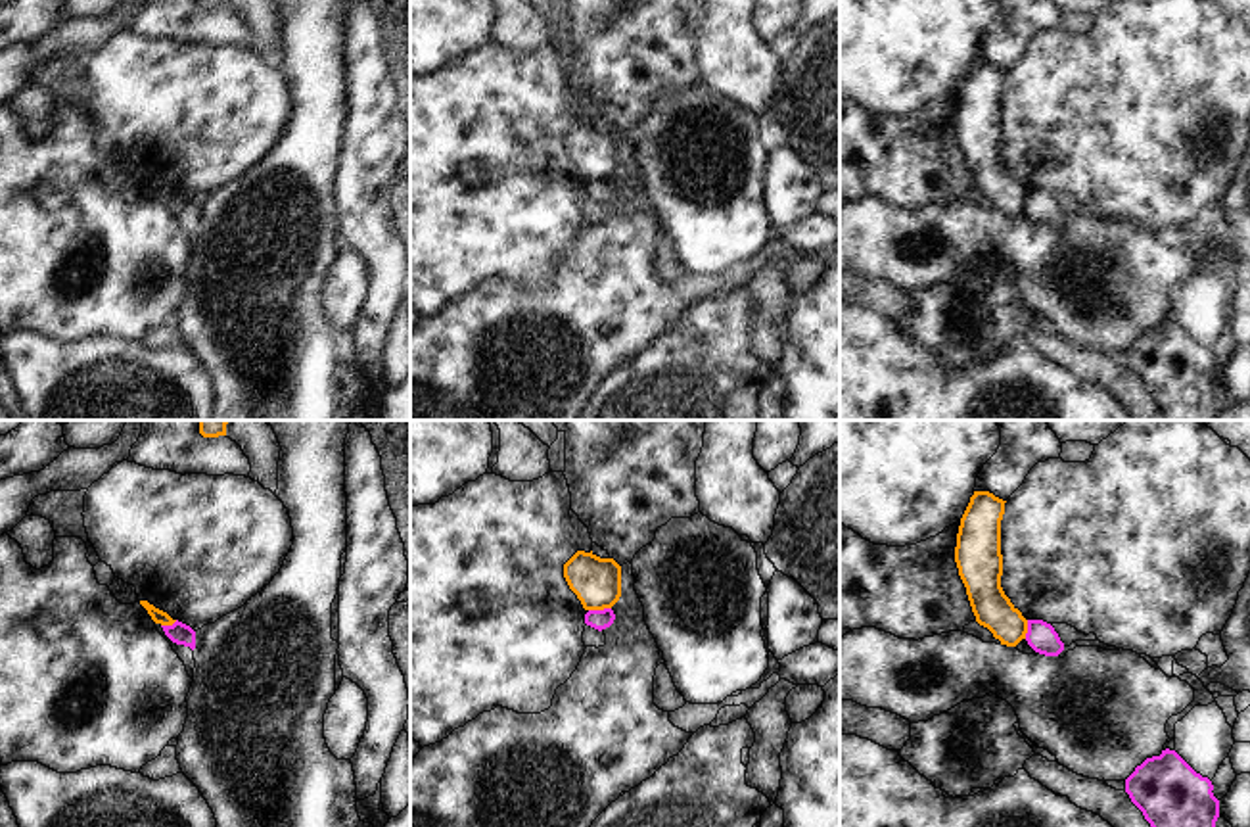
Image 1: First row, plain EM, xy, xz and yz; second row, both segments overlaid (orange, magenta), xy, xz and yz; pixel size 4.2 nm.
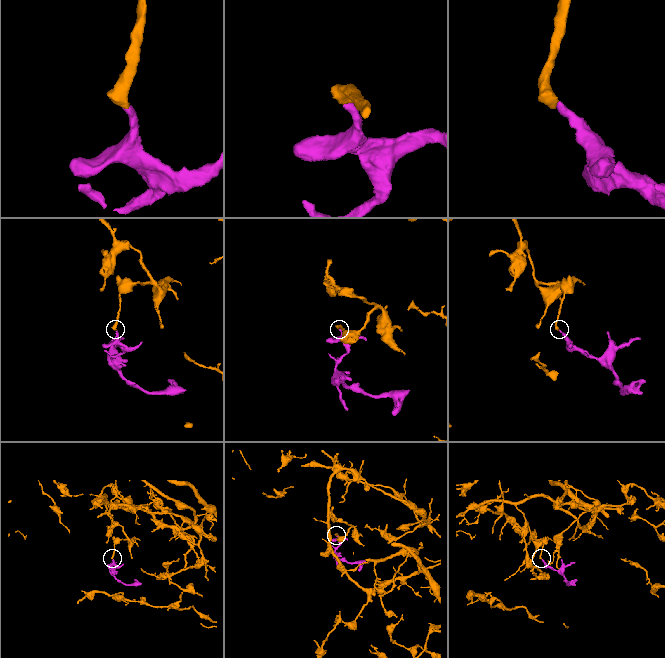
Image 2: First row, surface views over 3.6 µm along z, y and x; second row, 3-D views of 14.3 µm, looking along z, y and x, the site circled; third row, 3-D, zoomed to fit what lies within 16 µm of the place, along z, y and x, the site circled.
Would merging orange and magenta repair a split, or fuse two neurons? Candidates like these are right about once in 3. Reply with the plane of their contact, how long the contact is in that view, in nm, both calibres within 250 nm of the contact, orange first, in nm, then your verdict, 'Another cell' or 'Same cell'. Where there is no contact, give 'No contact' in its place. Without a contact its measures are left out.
Touches orange in xz. Shared border 100 nm. Thickness 200 nm (orange) against 80 nm. Another cell

